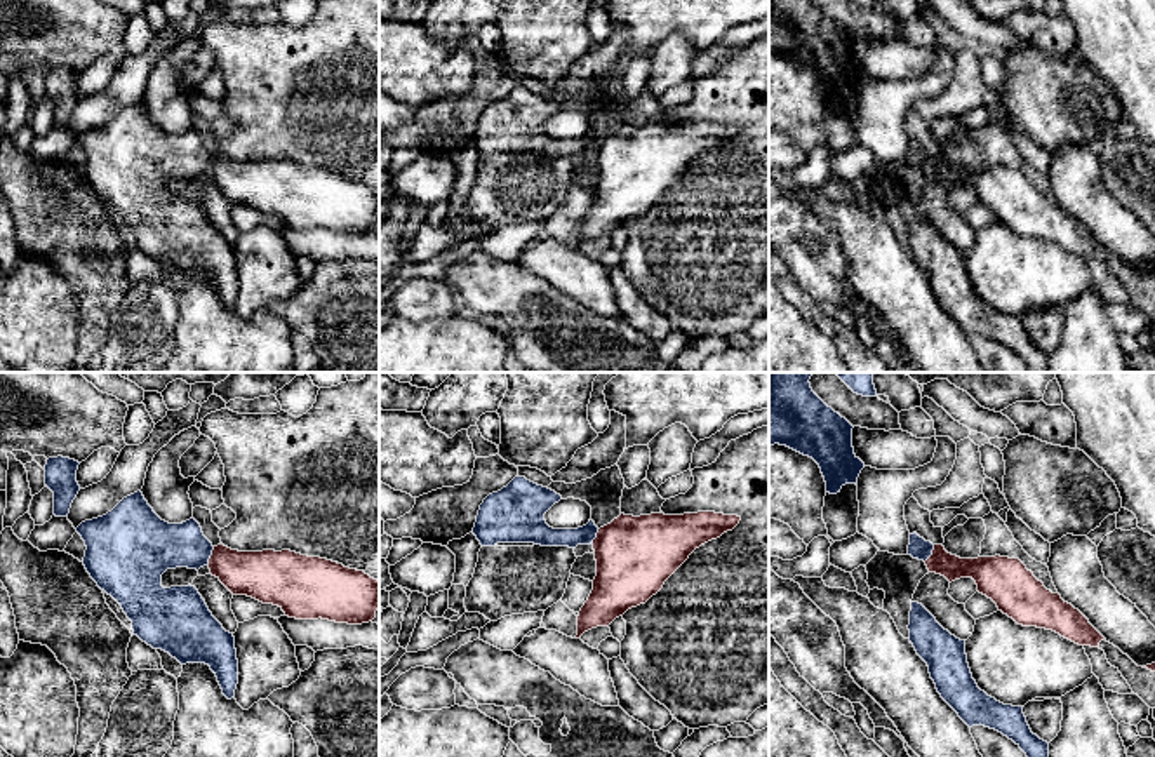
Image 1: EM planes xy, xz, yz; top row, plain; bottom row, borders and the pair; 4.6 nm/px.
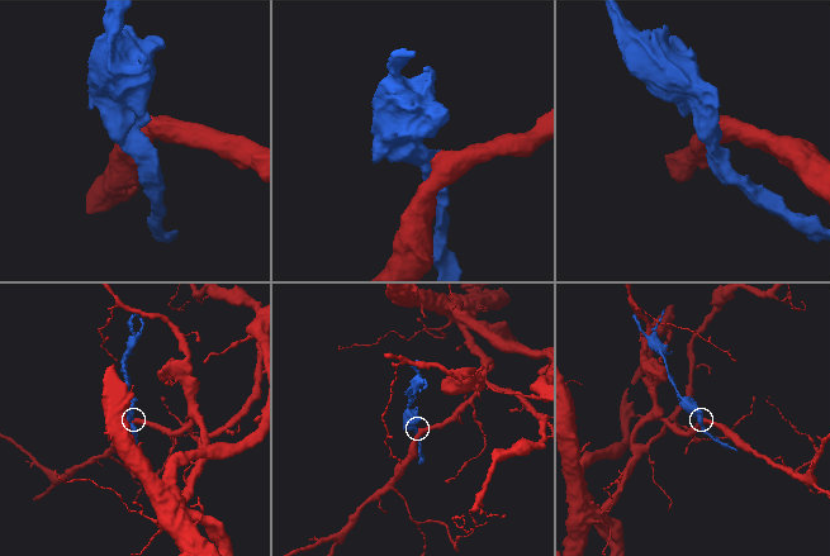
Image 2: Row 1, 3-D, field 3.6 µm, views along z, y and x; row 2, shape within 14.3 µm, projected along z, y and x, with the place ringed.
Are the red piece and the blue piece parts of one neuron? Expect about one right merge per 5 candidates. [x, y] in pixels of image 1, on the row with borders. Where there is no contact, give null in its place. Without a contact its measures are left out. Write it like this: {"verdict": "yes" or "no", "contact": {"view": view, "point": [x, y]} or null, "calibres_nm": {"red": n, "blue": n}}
{"verdict": "no", "contact": {"view": "xy", "point": [211, 556]}, "calibres_nm": {"red": 220, "blue": 220}}

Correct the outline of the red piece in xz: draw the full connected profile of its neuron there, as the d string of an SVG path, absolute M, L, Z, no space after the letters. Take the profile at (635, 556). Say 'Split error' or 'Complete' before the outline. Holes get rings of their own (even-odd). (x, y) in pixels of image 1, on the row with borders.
Complete. M715 512L684 515L624 515L593 539L597 576L579 611L578 635L609 626L628 609L645 604L701 545L732 531L741 517Z

